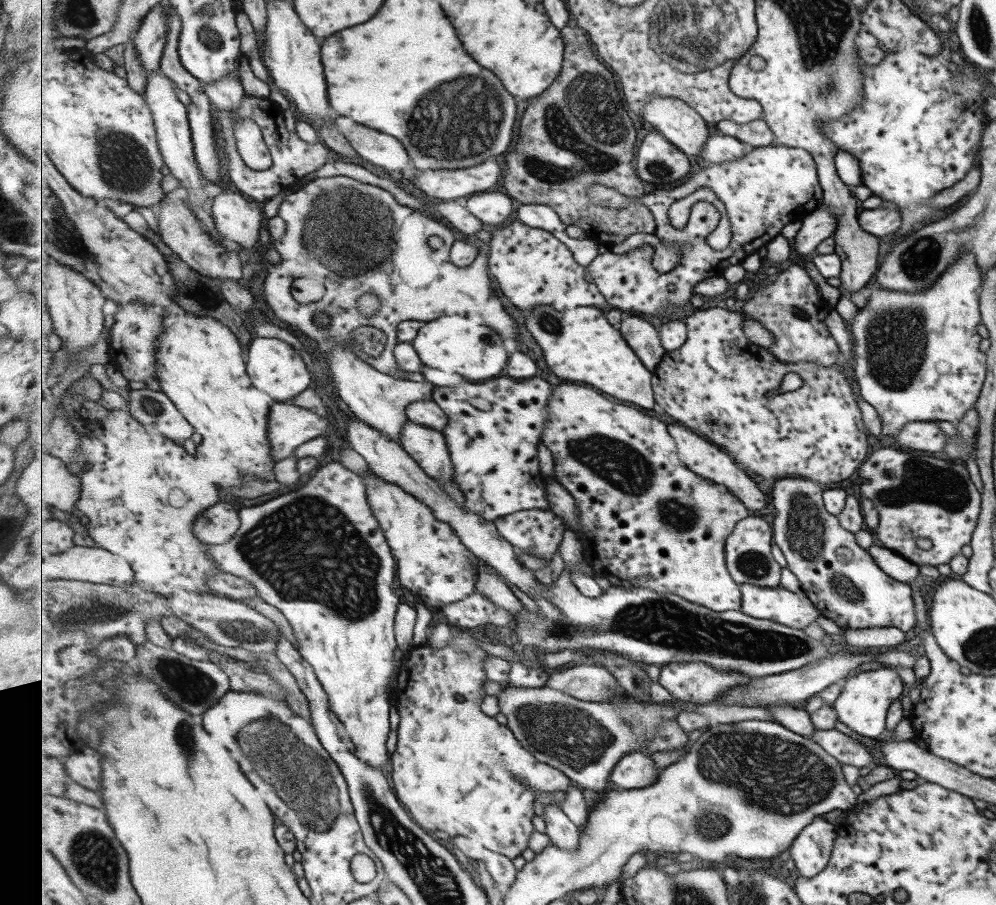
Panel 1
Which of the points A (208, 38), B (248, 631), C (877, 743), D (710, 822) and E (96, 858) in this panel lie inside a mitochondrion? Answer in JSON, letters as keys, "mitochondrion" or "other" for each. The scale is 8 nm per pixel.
{"A":"mitochondrion","B":"mitochondrion","C":"other","D":"mitochondrion","E":"mitochondrion"}

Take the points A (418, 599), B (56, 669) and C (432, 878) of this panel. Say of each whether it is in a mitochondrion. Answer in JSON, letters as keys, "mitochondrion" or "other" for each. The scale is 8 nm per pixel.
{"A":"other","B":"other","C":"mitochondrion"}

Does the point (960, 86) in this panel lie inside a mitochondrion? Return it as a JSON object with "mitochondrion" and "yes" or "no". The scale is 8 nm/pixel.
{"mitochondrion":"no"}

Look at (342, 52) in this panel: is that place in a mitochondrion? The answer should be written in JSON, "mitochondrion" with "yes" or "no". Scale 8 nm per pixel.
{"mitochondrion":"yes"}

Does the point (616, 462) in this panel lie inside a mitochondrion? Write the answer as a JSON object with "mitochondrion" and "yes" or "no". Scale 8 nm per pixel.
{"mitochondrion":"yes"}

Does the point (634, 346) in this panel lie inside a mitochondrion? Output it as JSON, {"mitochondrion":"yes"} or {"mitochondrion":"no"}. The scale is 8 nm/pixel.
{"mitochondrion":"no"}

